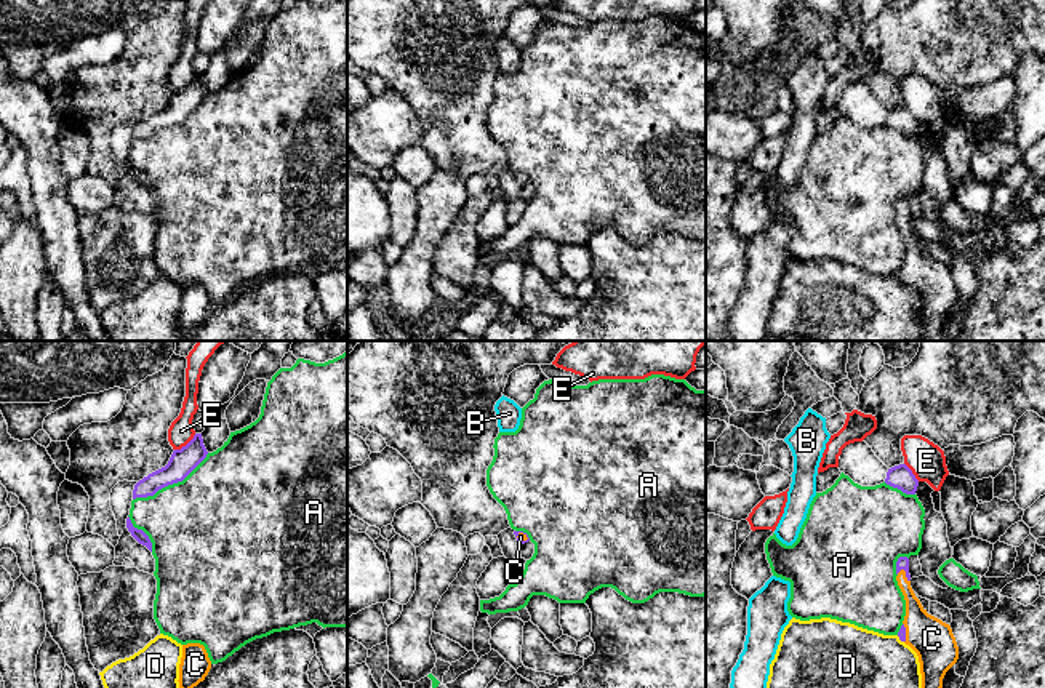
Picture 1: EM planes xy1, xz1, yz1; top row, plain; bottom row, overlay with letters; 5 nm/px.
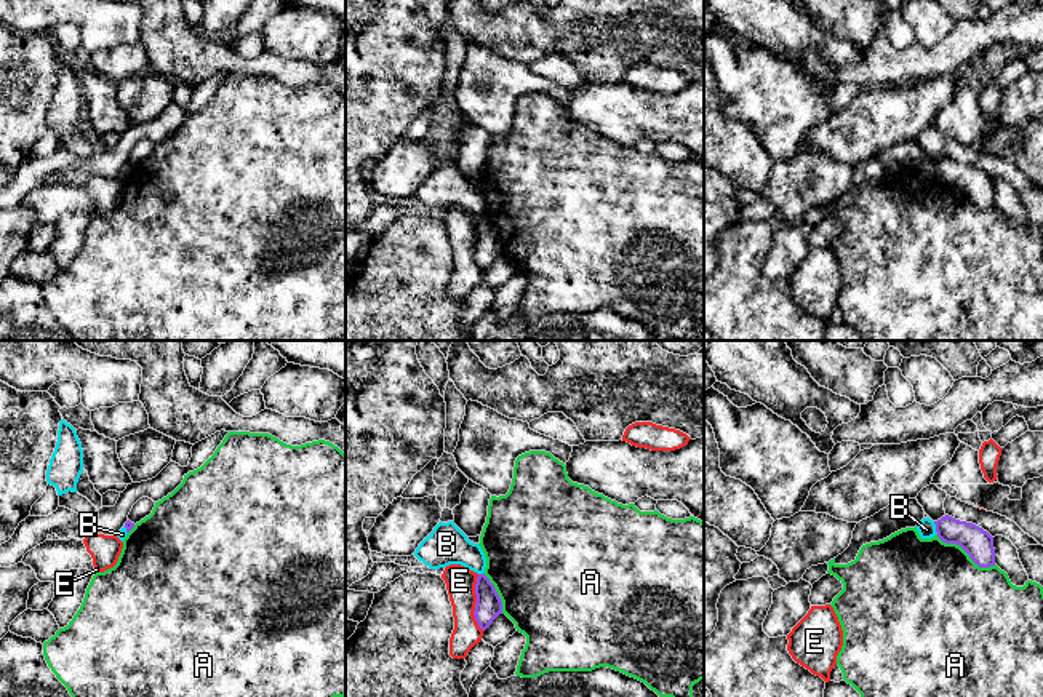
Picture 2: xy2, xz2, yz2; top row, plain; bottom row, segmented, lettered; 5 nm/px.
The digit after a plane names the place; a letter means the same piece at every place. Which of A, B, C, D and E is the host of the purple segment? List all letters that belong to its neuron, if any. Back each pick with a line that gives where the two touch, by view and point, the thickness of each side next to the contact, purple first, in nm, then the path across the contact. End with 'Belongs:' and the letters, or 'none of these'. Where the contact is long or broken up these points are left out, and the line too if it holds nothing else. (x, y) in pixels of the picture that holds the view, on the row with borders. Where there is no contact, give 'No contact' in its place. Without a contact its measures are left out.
C: Touches purple at yz1 (906, 575). Thickness 60 nm (purple) against 140 nm. Path across: yz1 (903, 562), (906, 575), (906, 591), (917, 623)
Belongs: C

